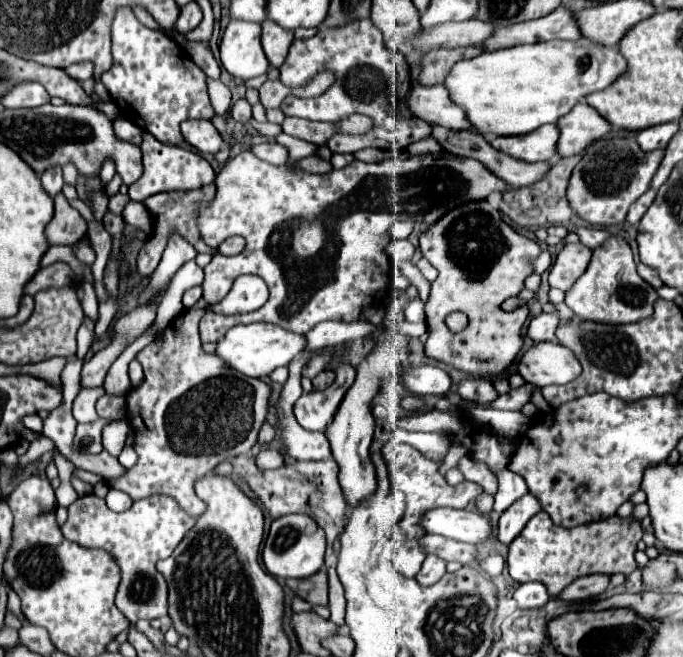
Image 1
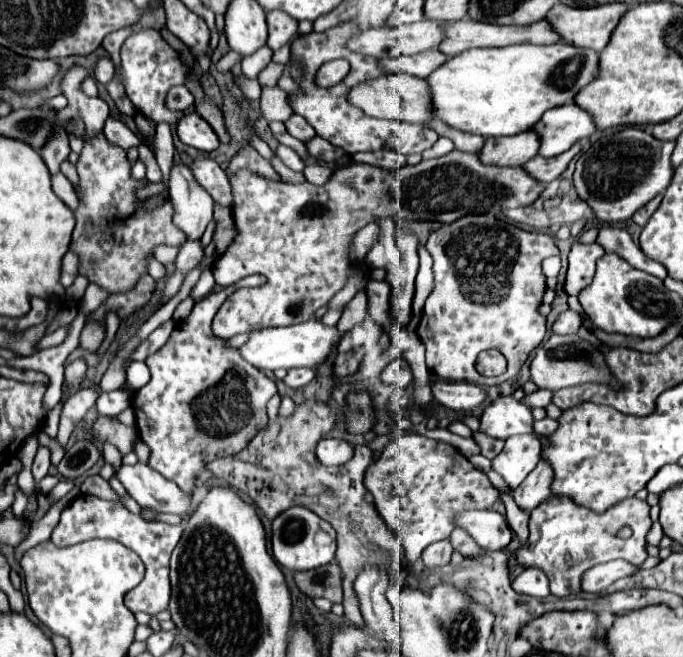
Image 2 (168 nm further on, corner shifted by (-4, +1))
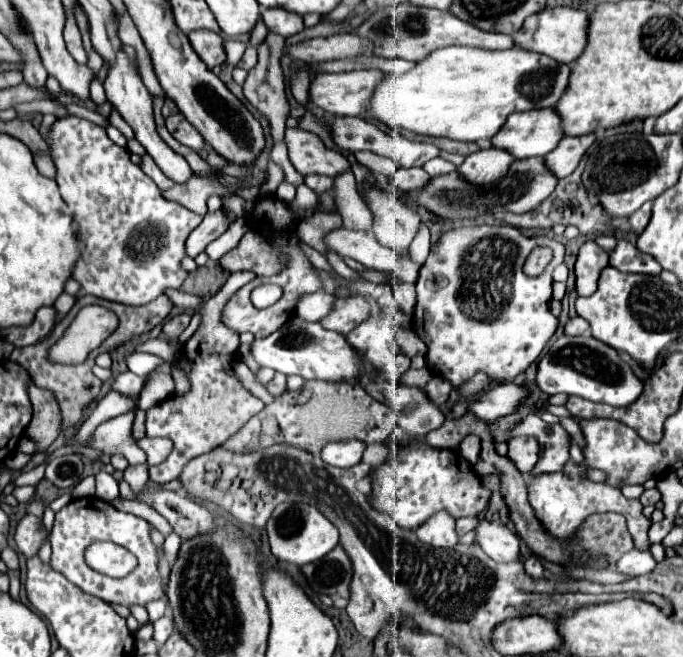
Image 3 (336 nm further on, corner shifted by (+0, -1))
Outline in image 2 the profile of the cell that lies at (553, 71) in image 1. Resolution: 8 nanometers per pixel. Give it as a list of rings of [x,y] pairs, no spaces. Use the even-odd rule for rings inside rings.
[[[557,42],[551,46],[517,44],[507,48],[473,48],[449,58],[439,66],[429,78],[431,102],[435,104],[435,114],[445,124],[479,136],[511,136],[531,130],[539,122],[541,114],[555,106],[563,106],[575,100],[575,94],[595,80],[599,72],[599,54],[595,50],[583,50],[577,46],[567,46]]]

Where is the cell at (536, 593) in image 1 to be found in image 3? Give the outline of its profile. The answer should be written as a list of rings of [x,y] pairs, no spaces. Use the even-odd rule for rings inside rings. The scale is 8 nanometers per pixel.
[[[529,556],[527,560],[525,560],[525,570],[531,574],[531,576],[535,576],[535,578],[541,578],[543,576],[543,564],[541,564],[541,560],[539,560],[539,556]]]

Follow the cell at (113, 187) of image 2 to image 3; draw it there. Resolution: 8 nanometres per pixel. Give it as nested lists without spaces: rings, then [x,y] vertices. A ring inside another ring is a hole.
[[[77,116],[55,120],[55,124],[49,128],[47,146],[57,168],[55,182],[61,190],[63,200],[75,214],[79,238],[85,242],[81,260],[73,270],[73,278],[81,284],[79,296],[93,294],[97,298],[125,306],[143,306],[161,296],[167,288],[179,288],[189,276],[187,270],[181,268],[181,260],[187,256],[185,240],[203,218],[179,202],[165,200],[157,184],[147,180],[147,176],[143,176],[143,170],[129,160],[127,148],[111,144],[105,130],[89,120]]]

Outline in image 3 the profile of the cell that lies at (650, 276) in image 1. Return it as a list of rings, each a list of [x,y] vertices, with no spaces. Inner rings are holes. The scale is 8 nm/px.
[[[619,240],[617,248],[609,254],[611,256],[611,266],[621,270],[621,272],[639,272],[639,274],[659,274],[659,262],[653,256],[647,256],[637,250],[635,246],[627,240]]]

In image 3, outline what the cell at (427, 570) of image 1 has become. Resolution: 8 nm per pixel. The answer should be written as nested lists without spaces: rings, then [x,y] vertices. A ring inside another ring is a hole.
[[[437,512],[427,520],[427,524],[419,526],[417,538],[425,544],[431,544],[435,548],[451,548],[459,542],[459,536],[455,532],[455,518],[447,512]]]

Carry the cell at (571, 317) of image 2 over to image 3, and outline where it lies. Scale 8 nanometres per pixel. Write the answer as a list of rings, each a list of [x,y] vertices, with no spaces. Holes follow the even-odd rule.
[[[575,316],[575,318],[571,318],[571,320],[565,324],[565,334],[567,334],[567,336],[579,336],[579,334],[585,334],[587,328],[589,328],[587,320],[583,320],[581,316]]]

